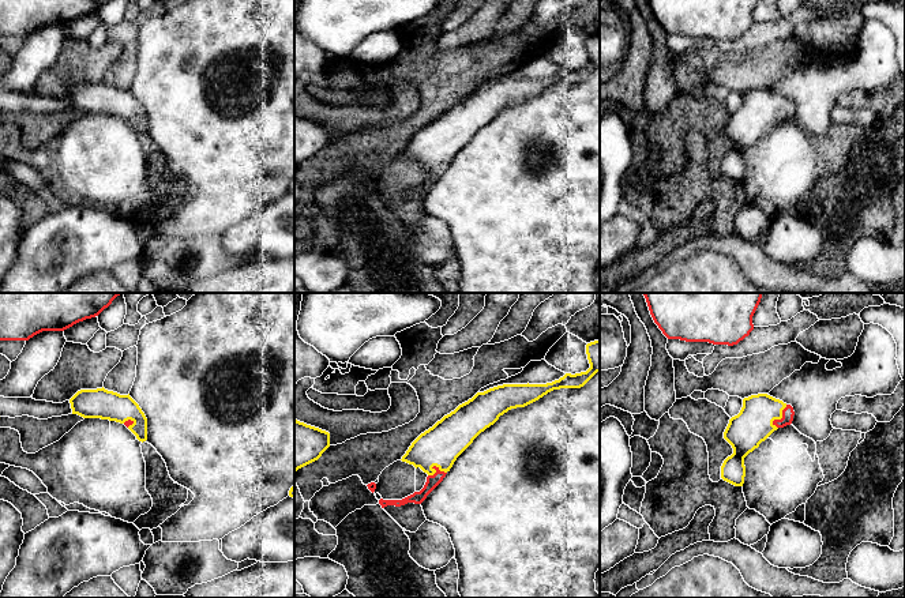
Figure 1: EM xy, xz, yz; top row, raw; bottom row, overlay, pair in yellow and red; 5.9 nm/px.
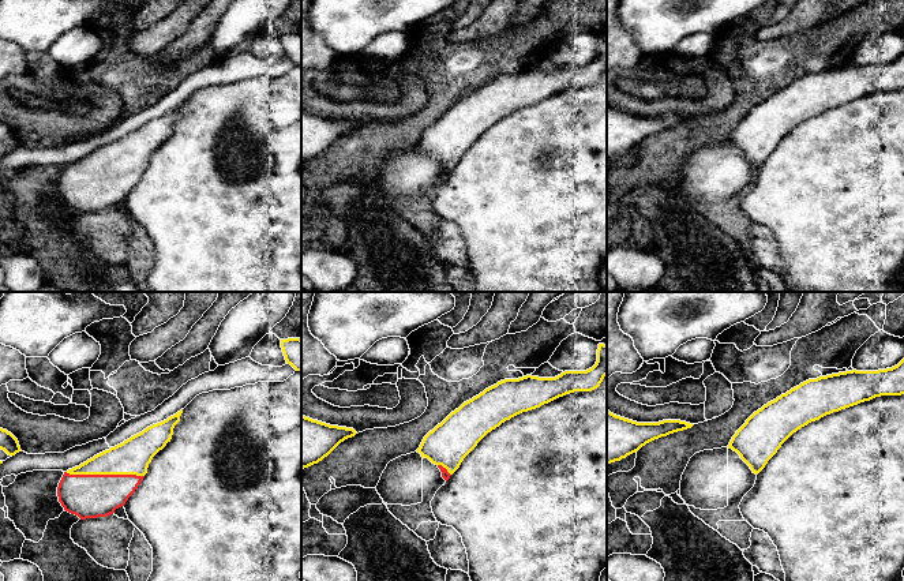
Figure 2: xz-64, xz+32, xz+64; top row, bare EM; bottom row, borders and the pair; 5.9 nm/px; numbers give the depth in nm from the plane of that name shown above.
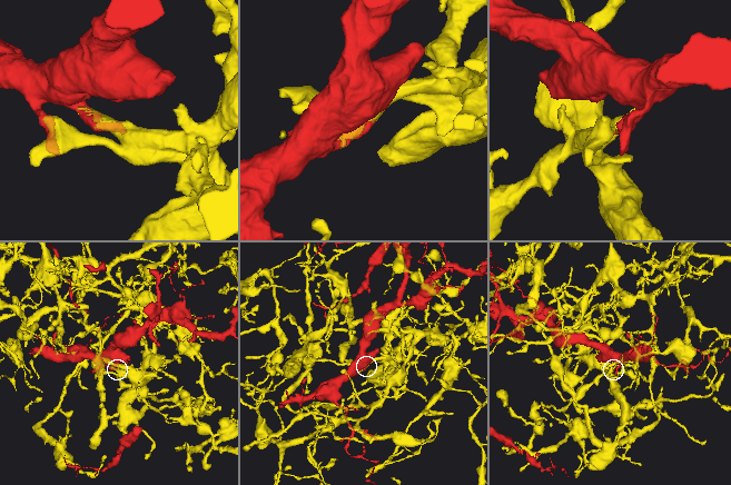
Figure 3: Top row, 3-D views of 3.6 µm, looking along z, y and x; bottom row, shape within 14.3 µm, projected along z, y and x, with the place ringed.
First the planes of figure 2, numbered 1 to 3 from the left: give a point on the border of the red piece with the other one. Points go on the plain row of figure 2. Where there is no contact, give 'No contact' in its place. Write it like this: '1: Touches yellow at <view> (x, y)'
1: Touches yellow at xz-64 (105, 168)
2: Touches yellow at xz+32 (445, 161)
3: No contact

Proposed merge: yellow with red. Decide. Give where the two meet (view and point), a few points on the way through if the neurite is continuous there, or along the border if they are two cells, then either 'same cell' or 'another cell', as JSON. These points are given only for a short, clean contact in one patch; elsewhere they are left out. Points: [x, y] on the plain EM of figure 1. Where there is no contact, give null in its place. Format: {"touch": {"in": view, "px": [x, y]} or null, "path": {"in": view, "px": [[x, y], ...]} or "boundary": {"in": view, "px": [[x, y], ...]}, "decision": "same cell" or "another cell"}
{"touch": {"in": "yz", "px": [780, 113]}, "decision": "another cell"}

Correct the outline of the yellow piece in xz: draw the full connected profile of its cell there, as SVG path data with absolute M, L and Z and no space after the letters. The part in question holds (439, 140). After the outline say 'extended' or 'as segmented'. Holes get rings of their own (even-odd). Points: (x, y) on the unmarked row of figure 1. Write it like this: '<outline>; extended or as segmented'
M600 35L587 38L586 49L590 59L586 67L566 68L547 79L503 79L477 87L421 128L401 155L420 162L428 170L436 168L435 161L440 166L450 166L473 135L508 105L525 102L553 84L583 82L600 67Z; as segmented

